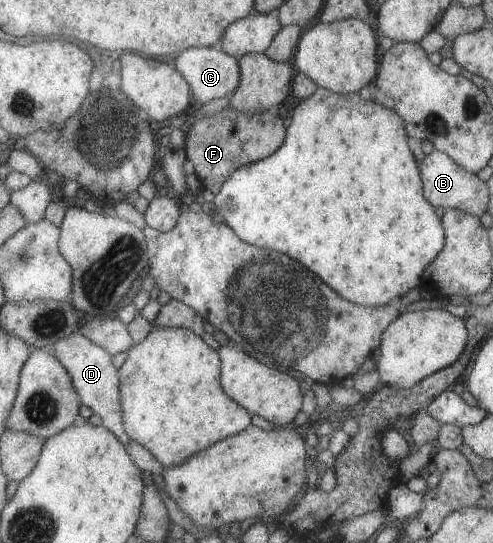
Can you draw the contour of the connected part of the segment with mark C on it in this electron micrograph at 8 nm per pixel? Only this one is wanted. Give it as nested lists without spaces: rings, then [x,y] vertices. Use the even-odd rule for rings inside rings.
[[[190,47],[175,56],[175,69],[186,79],[194,95],[196,106],[208,103],[213,98],[232,94],[239,85],[239,66],[237,59],[227,55],[222,49],[211,47]]]

